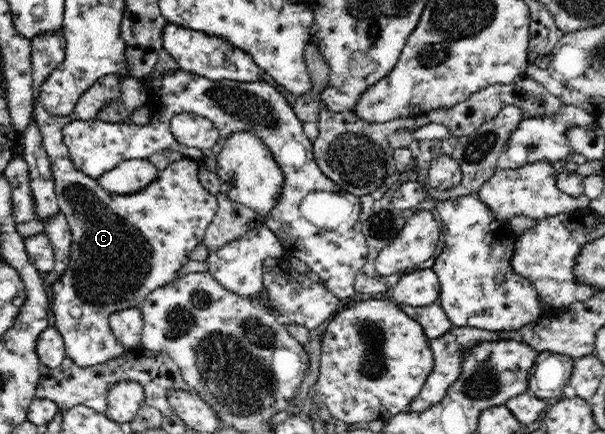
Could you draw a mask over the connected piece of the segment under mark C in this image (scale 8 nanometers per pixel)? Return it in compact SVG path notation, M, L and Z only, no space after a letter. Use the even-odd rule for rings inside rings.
M61 31L46 33L40 37L34 37L31 41L33 117L36 120L36 127L40 128L42 145L50 160L60 212L65 216L72 236L71 263L67 271L63 273L63 277L59 277L52 288L54 300L51 306L55 319L54 327L63 337L66 357L70 357L76 365L92 367L107 363L128 351L112 333L109 317L122 309L138 308L152 290L175 279L178 270L189 260L189 253L202 244L203 235L213 221L213 215L217 212L217 197L210 194L200 184L197 171L201 162L190 157L182 157L177 162L170 162L164 170L158 172L156 179L152 180L148 187L126 196L106 191L97 178L88 177L82 173L72 163L69 149L64 143L63 127L71 121L96 120L97 113L100 113L105 103L119 96L121 86L118 77L104 76L84 92L82 97L79 97L70 115L59 116L50 113L41 104L40 87L52 74L52 70L64 61L65 49L66 44Z

